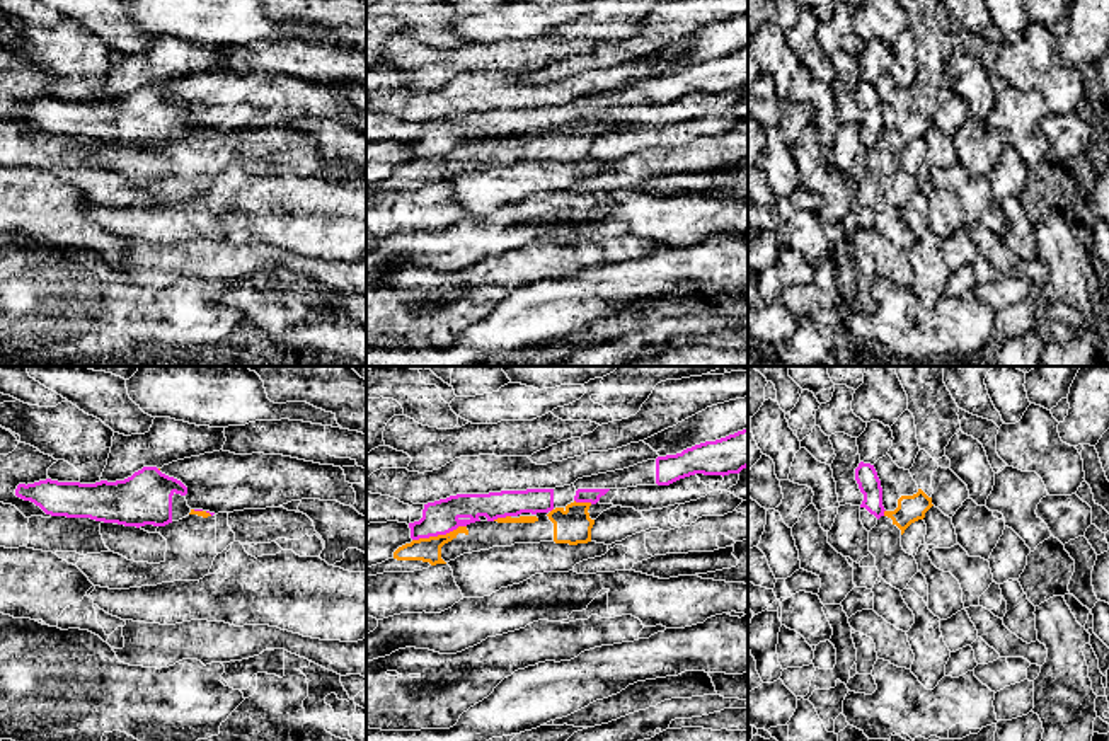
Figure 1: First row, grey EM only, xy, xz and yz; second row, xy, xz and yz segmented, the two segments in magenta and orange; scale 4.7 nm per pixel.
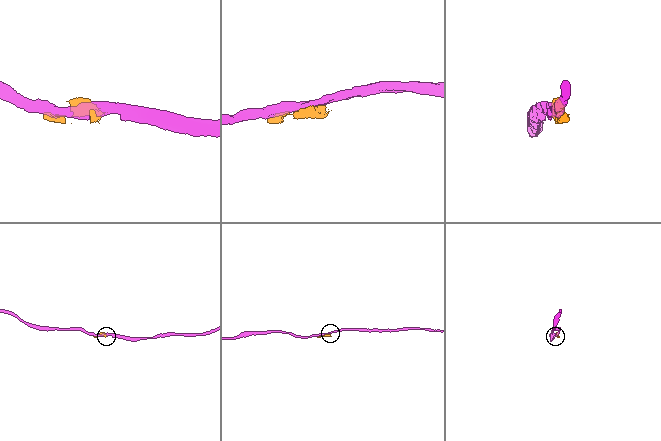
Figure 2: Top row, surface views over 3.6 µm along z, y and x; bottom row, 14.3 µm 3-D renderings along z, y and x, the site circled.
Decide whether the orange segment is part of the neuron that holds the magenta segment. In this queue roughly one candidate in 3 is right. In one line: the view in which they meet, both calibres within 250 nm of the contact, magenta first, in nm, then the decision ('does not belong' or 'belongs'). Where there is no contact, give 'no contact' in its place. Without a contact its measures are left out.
contact in xz; calibres 160 and 110 nm; does not belong

